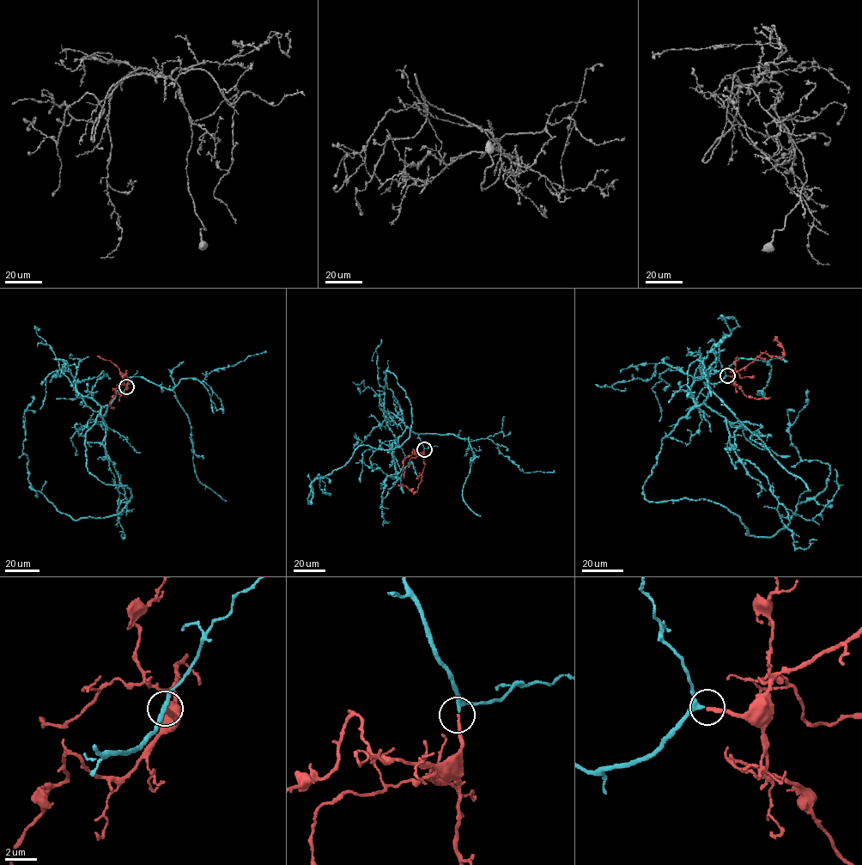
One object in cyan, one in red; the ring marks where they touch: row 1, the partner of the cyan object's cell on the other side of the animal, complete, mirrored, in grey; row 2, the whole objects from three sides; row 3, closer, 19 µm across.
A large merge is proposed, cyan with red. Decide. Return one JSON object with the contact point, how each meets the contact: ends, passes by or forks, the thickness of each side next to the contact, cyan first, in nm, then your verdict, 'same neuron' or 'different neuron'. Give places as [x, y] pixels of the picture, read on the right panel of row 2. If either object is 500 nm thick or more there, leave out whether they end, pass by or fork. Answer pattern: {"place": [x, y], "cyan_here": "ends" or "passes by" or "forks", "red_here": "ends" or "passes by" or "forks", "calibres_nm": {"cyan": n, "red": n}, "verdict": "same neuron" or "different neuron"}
{"place": [727, 375], "cyan_here": "passes by", "red_here": "ends", "calibres_nm": {"cyan": 220, "red": 200}, "verdict": "same neuron"}

